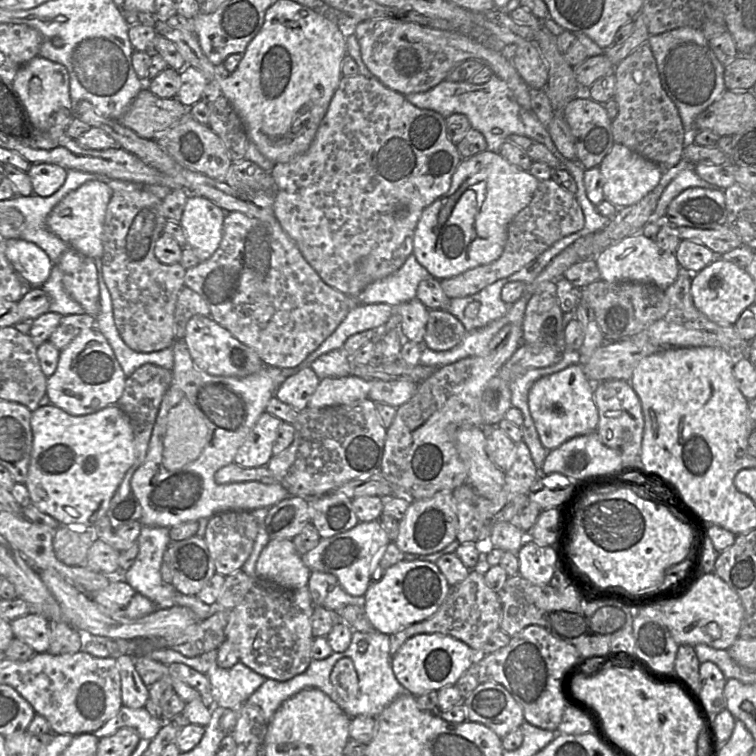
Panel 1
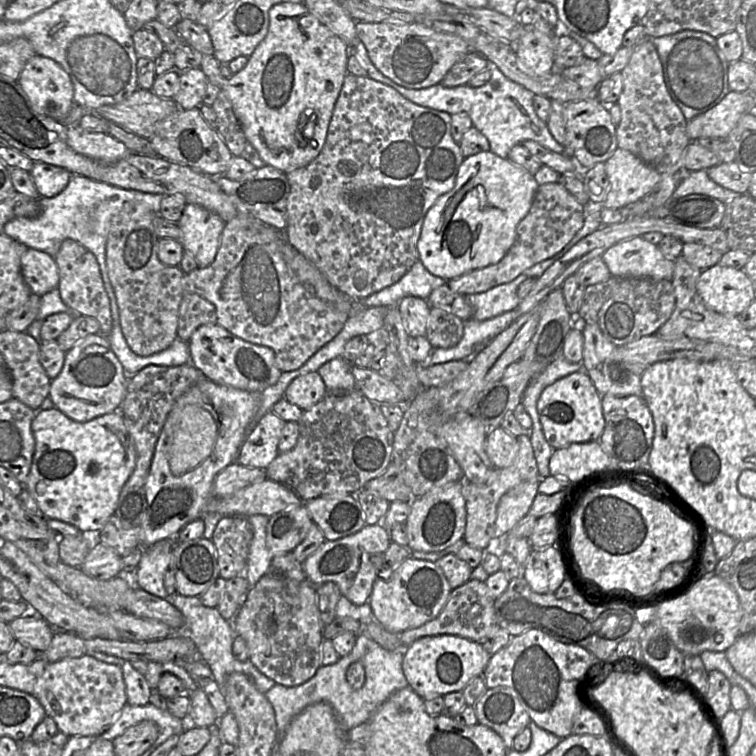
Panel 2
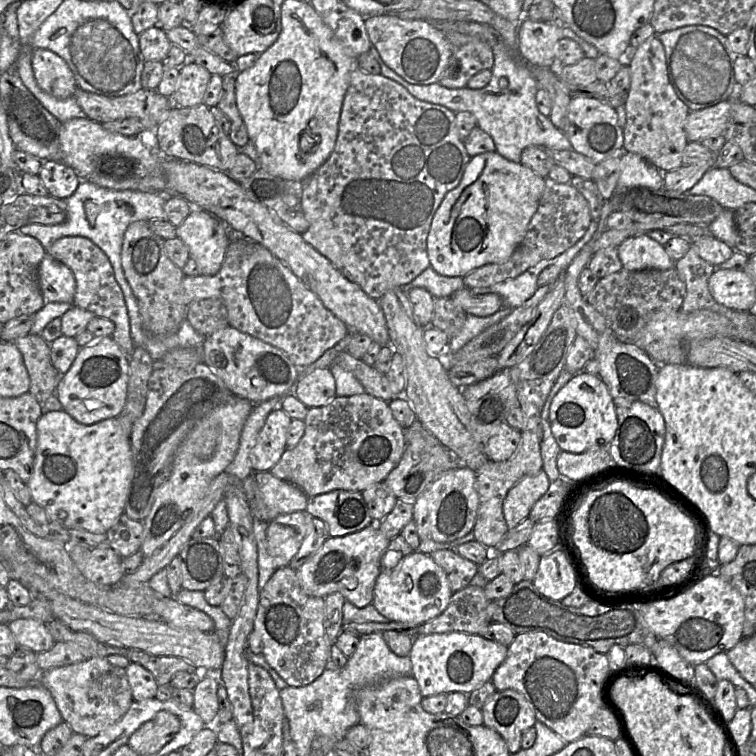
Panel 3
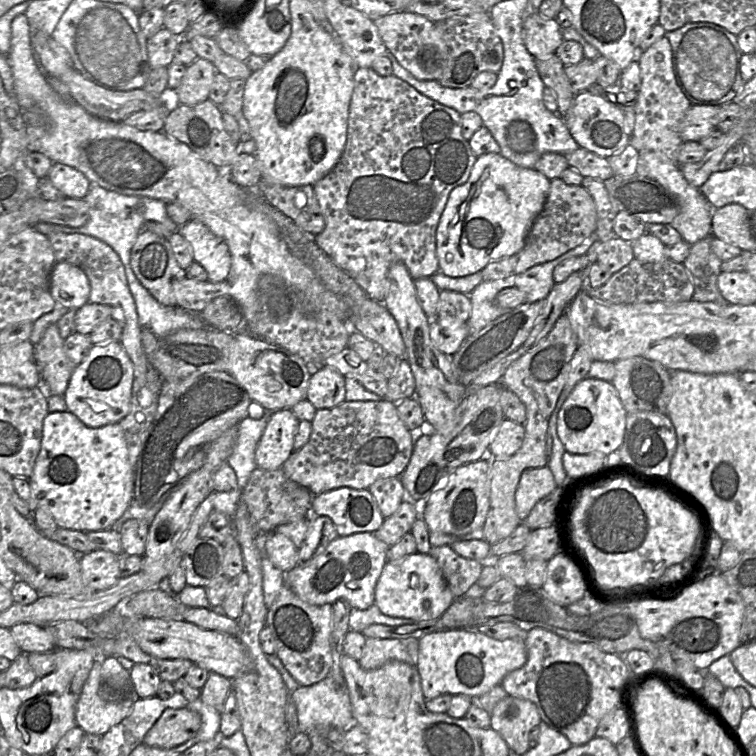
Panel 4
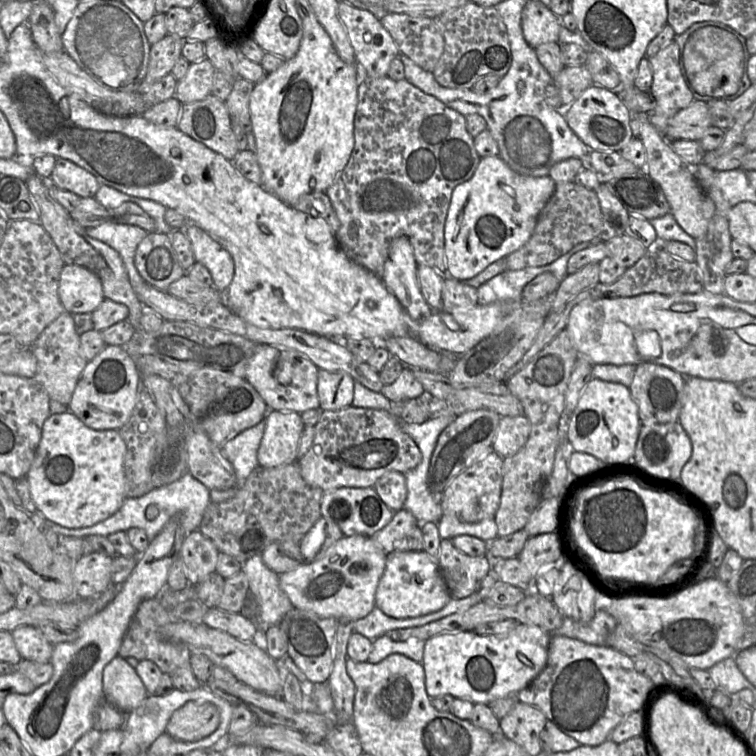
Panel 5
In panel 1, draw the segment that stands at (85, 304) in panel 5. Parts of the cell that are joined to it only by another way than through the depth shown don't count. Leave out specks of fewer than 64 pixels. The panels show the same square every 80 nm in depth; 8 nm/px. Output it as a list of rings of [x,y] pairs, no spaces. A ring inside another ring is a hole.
[[[4,240],[5,255],[20,278],[32,288],[42,288],[48,280],[54,263],[34,243],[21,240]]]

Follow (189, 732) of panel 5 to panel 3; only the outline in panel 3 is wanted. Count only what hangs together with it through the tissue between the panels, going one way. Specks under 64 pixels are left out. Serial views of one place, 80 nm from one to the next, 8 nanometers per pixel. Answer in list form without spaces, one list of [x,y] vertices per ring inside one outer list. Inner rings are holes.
[[[160,711],[131,735],[127,746],[139,755],[157,753],[175,737],[180,727],[178,716]]]

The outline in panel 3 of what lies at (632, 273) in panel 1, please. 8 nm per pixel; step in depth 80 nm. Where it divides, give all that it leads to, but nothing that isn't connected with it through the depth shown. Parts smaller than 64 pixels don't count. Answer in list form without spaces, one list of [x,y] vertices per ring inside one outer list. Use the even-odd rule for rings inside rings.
[[[640,234],[623,241],[617,250],[623,269],[667,270],[674,267],[675,261],[668,256],[664,246],[647,234]]]

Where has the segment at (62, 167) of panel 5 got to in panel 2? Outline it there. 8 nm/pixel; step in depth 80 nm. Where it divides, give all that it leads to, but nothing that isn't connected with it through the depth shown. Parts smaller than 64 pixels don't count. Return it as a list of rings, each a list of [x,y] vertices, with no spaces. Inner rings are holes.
[[[37,162],[29,172],[41,197],[51,198],[62,192],[72,174],[68,170],[51,164]]]

